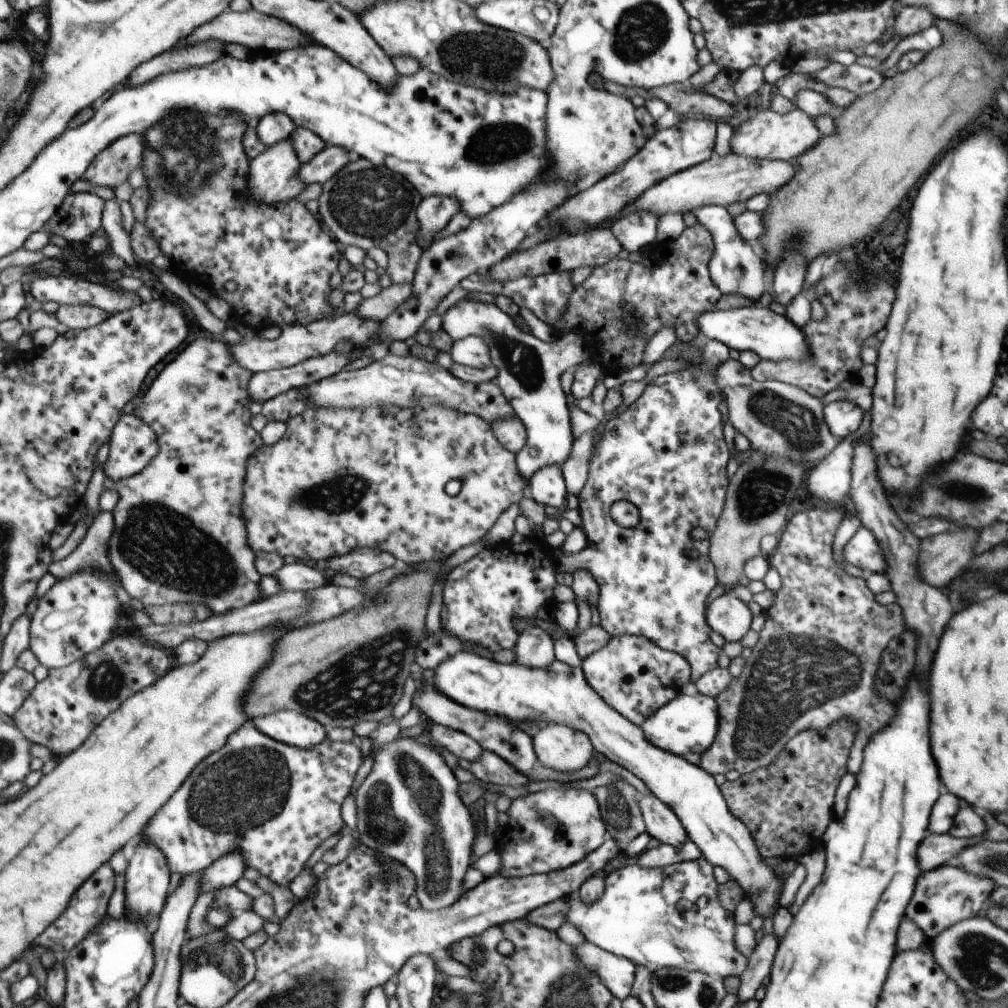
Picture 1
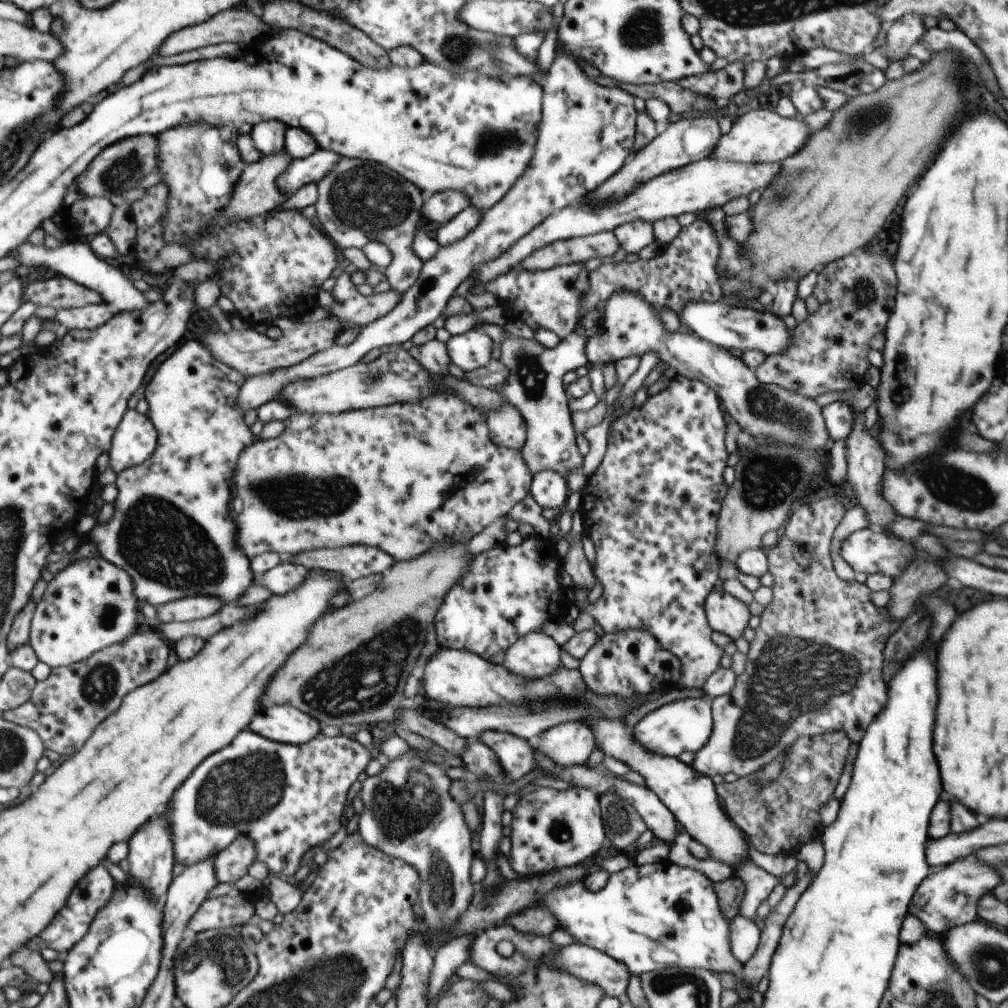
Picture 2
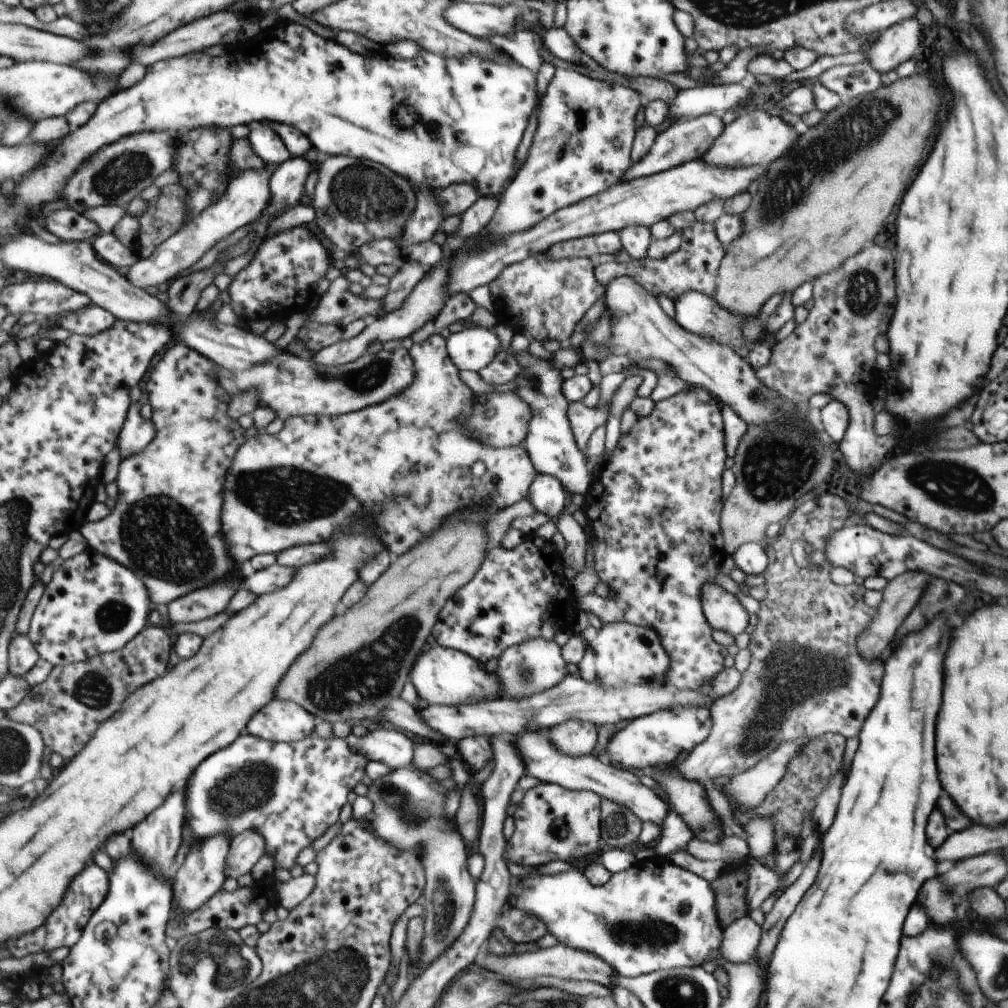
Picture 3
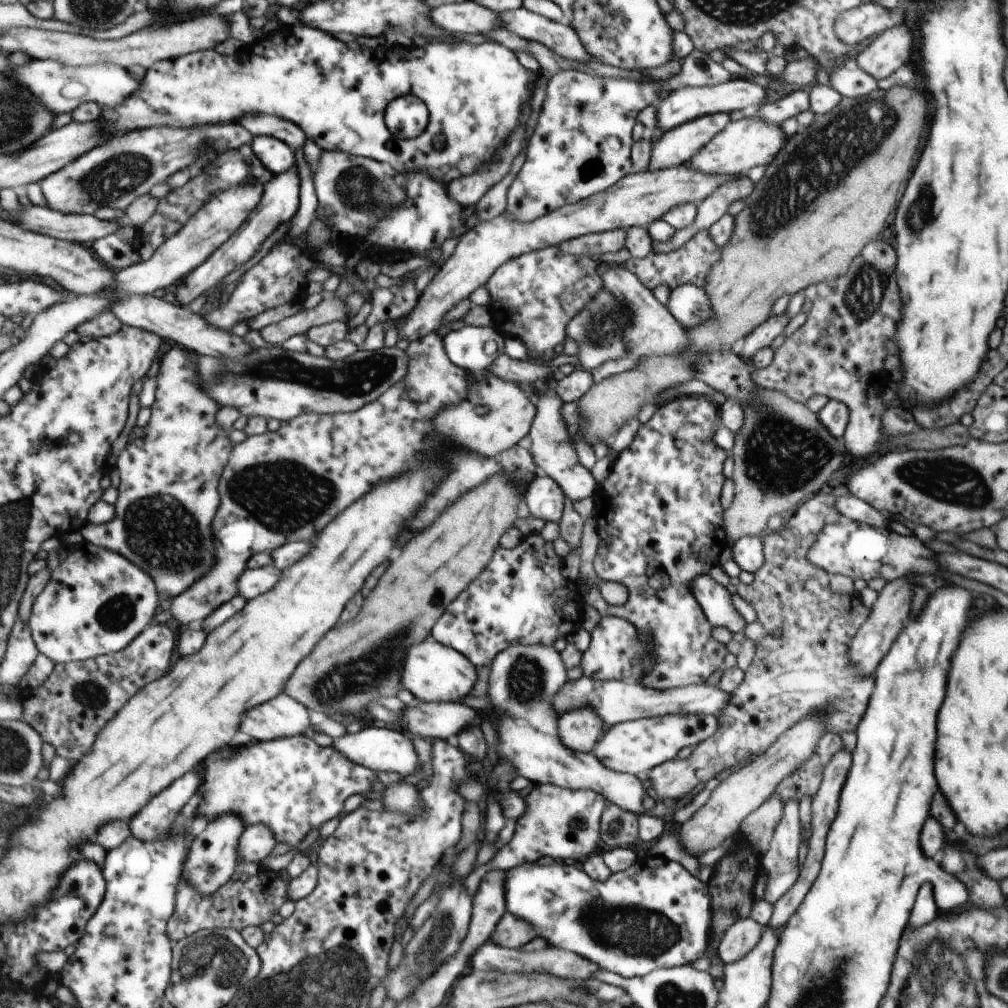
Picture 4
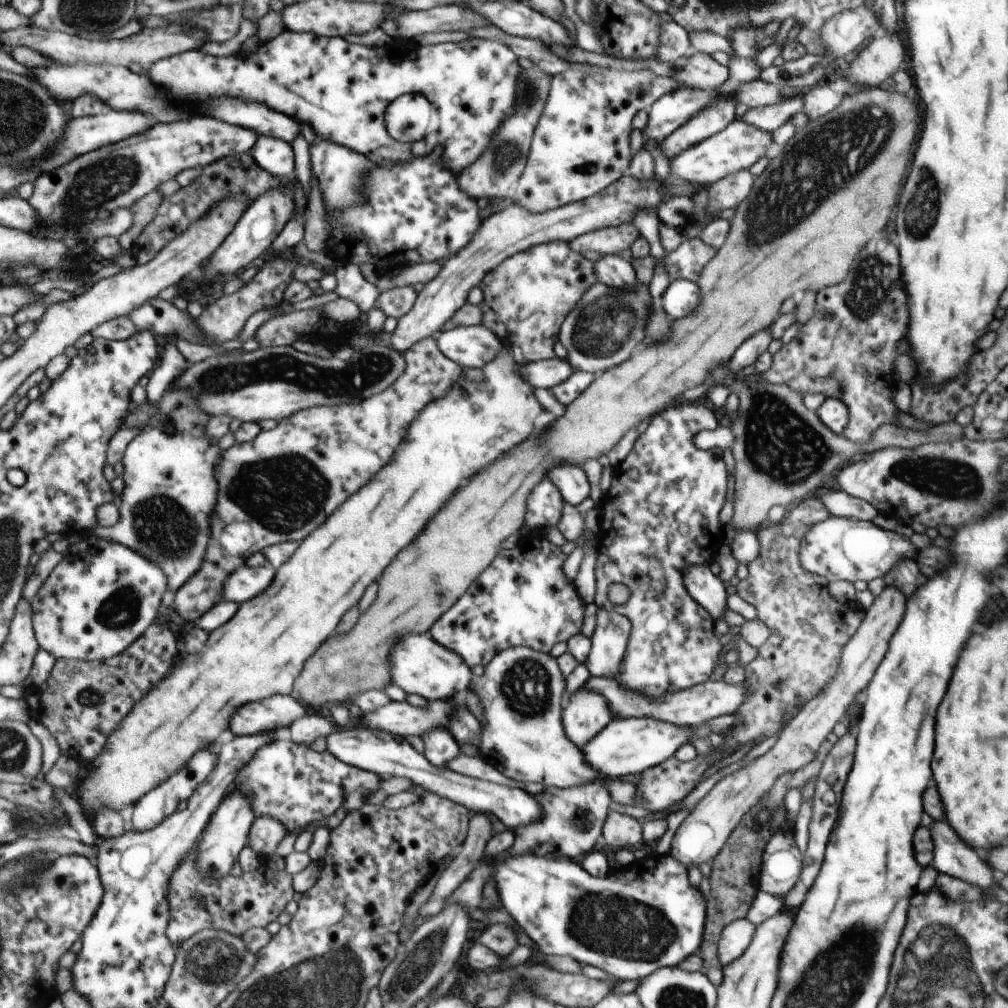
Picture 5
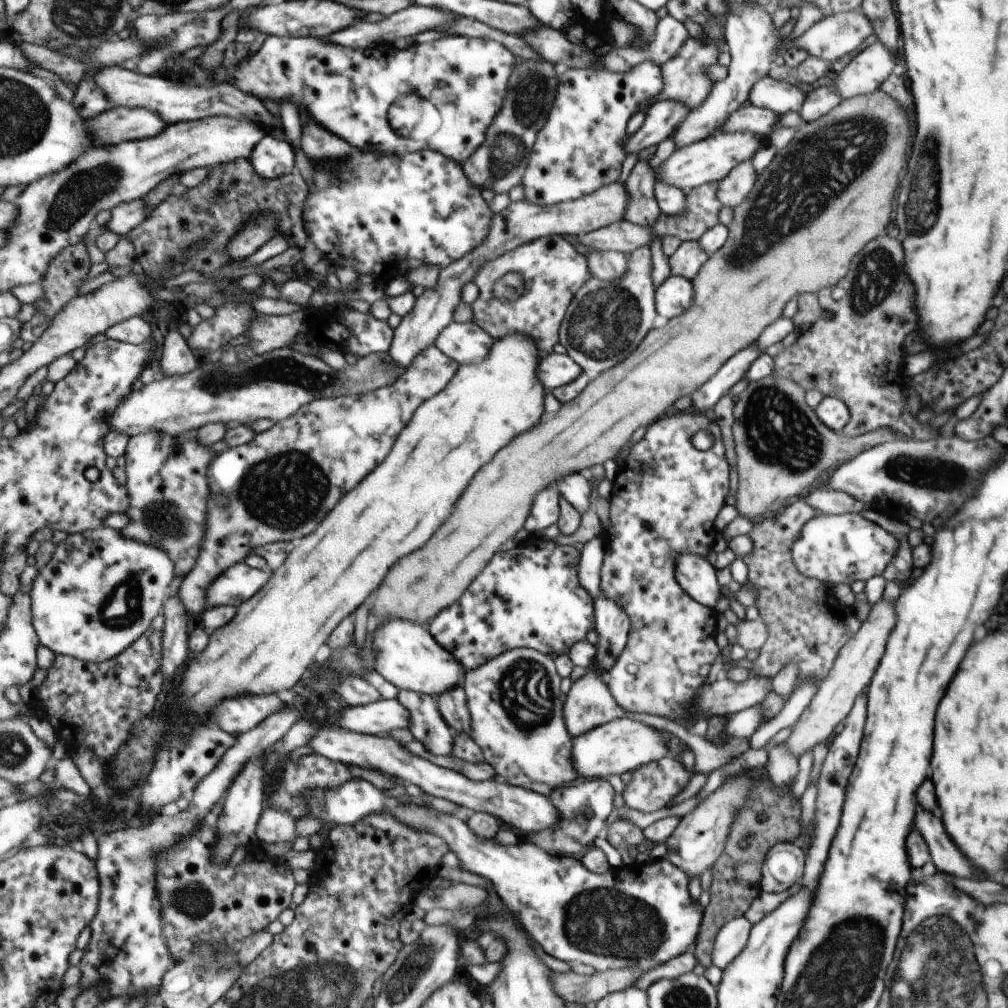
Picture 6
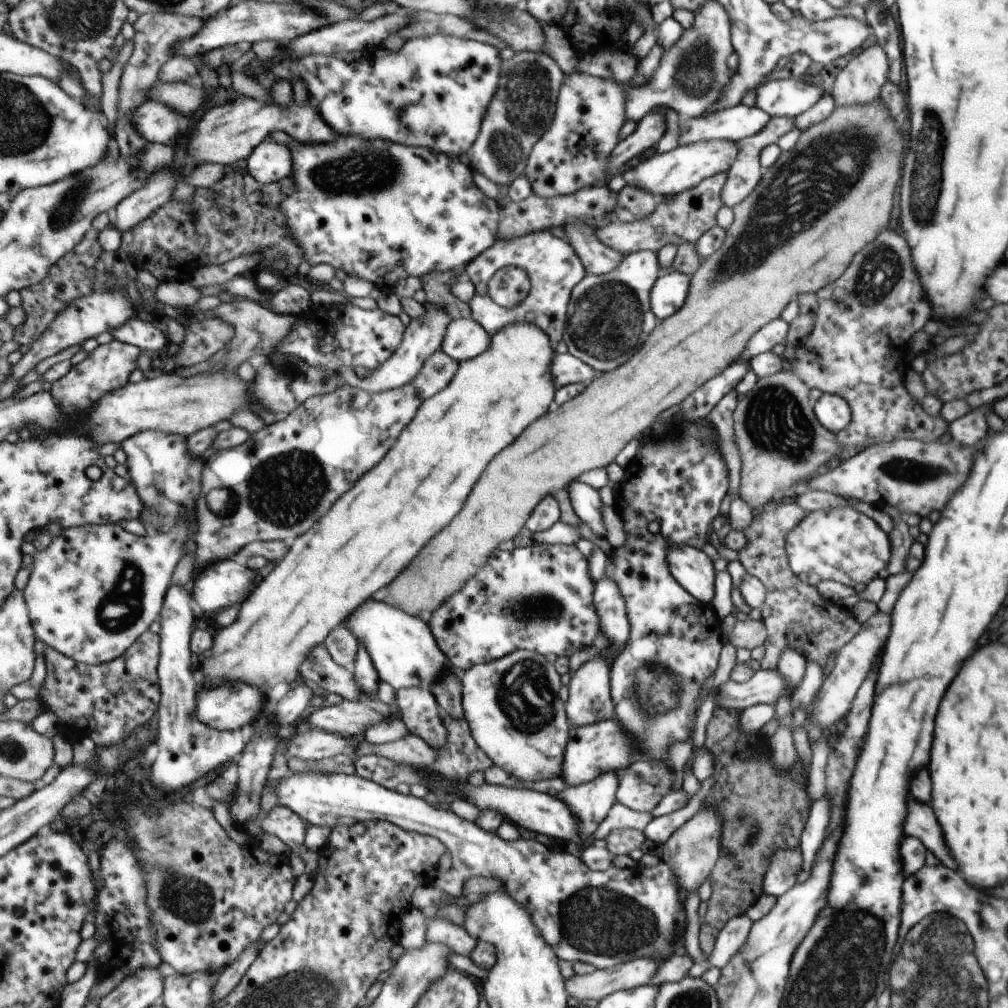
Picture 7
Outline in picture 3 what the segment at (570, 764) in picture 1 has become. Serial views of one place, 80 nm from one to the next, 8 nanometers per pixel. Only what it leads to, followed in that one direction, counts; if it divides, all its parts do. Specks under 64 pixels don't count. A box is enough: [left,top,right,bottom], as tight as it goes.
[546,719,595,757]

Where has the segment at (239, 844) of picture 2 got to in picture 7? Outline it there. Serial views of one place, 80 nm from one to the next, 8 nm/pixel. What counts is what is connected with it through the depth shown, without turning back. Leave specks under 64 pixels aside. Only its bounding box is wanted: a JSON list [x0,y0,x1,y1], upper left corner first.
[260,804,308,852]

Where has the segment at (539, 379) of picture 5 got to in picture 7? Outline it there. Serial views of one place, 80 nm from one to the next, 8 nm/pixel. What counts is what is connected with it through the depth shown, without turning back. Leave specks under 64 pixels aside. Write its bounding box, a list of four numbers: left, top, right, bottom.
[551,354,594,386]

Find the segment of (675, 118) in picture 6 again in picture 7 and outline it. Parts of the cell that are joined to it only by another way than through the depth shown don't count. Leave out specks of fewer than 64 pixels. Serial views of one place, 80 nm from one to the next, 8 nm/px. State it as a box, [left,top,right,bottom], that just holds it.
[607,107,666,167]

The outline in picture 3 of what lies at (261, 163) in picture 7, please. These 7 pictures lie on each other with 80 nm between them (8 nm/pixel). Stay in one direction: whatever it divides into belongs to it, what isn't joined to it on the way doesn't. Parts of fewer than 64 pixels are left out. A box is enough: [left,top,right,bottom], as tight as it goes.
[249,122,291,166]

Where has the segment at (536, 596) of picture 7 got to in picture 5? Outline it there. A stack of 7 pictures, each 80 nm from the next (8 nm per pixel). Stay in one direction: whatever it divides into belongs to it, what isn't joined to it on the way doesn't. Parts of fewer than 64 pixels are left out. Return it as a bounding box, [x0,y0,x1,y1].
[430,536,581,671]

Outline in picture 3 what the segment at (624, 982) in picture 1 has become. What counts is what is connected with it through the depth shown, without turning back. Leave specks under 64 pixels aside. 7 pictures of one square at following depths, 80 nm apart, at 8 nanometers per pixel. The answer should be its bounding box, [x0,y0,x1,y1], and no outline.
[474,943,616,988]

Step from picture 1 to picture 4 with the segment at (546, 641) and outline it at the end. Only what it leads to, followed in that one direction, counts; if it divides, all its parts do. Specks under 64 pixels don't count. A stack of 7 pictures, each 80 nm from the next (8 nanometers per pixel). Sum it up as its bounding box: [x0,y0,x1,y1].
[486,644,644,816]

